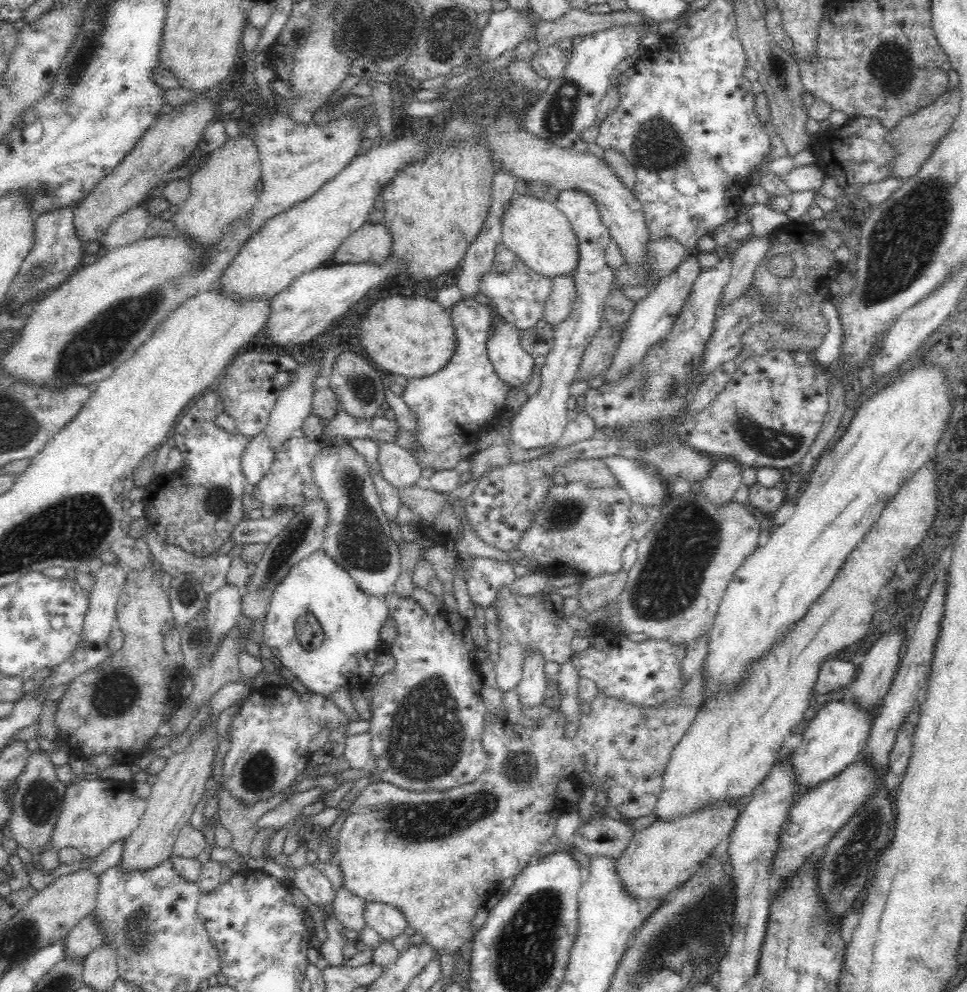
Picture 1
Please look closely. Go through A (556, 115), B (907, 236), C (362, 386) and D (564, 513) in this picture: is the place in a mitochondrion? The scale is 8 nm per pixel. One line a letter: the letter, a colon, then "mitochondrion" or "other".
A: mitochondrion
B: mitochondrion
C: mitochondrion
D: mitochondrion

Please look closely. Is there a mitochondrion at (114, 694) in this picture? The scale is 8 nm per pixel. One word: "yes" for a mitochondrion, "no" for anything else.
yes

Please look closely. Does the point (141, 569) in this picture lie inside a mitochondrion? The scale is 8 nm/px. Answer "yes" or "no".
no

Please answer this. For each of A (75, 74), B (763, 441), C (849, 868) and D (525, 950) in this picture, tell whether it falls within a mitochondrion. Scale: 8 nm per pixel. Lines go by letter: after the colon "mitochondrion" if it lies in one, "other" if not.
A: mitochondrion
B: mitochondrion
C: mitochondrion
D: mitochondrion

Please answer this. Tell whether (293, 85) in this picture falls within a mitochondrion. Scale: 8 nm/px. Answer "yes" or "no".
no

